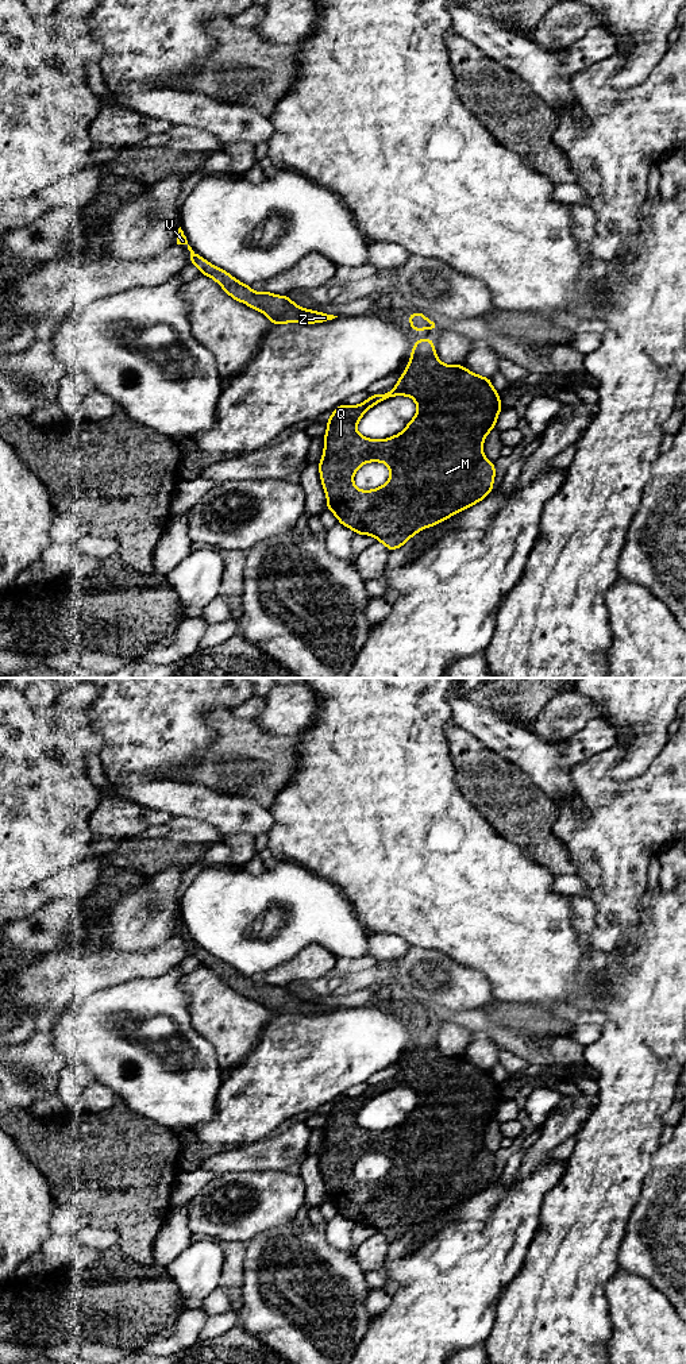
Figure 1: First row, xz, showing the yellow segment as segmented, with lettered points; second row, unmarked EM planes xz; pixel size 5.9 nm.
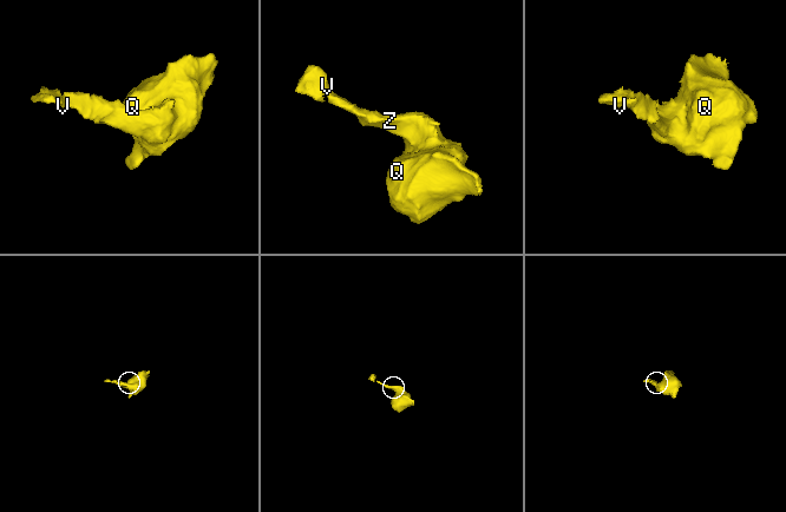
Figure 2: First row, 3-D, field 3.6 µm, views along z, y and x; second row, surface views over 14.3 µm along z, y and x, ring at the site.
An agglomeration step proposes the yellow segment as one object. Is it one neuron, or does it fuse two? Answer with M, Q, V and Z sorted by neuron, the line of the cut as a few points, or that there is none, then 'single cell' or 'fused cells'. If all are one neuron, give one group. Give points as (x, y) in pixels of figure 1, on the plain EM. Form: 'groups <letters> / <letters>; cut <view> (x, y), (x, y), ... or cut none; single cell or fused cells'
groups M Q V Z; cut none; single cell

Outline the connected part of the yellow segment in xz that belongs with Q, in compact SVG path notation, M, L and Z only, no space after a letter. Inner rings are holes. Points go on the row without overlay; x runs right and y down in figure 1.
M416 1030L406 1061L397 1076L388 1084L371 1086L359 1097L339 1097L327 1113L323 1149L319 1153L320 1171L327 1187L327 1201L359 1226L374 1228L389 1242L404 1237L413 1226L482 1192L492 1182L496 1168L494 1155L483 1148L483 1130L496 1120L502 1102L500 1084L492 1078L492 1071L469 1063L462 1056L444 1056L436 1048L433 1030ZM394 1087L412 1088L417 1097L415 1109L398 1126L385 1132L374 1132L358 1125L361 1109L375 1095ZM367 1153L384 1153L390 1160L390 1170L378 1180L361 1182L354 1176L355 1163Z

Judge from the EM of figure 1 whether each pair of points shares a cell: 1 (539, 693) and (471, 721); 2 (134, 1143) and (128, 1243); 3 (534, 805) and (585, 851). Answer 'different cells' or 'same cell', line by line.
1: different cells
2: same cell
3: different cells

